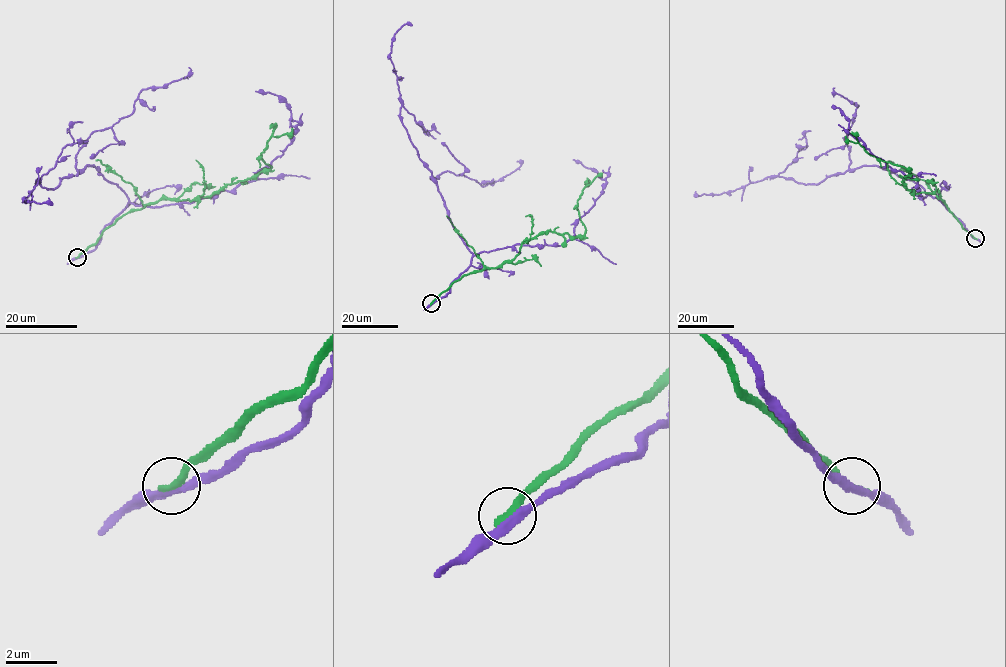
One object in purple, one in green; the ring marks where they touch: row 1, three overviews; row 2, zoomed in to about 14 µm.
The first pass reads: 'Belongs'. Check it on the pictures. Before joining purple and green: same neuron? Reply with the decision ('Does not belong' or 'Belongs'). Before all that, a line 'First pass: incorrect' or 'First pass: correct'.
First pass: incorrect
Does not belong

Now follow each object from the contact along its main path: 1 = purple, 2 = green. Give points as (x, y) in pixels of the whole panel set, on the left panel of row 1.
1: (78, 257), (96, 247), (129, 198), (87, 166), (54, 189), (38, 179), (24, 198), (52, 205)
2: (77, 257), (128, 213), (161, 199), (198, 199), (267, 172), (271, 166), (261, 158), (267, 141), (292, 128)

